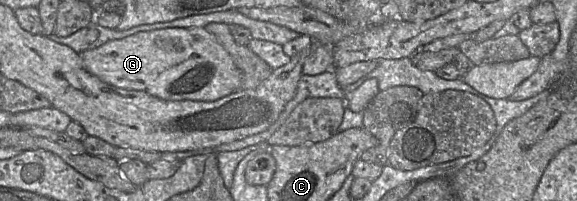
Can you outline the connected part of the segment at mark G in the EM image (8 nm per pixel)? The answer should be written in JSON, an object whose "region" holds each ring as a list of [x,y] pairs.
{"region":[[[204,27],[165,28],[138,32],[80,53],[83,68],[118,88],[144,91],[163,100],[214,101],[242,89],[241,72],[230,54]]]}

